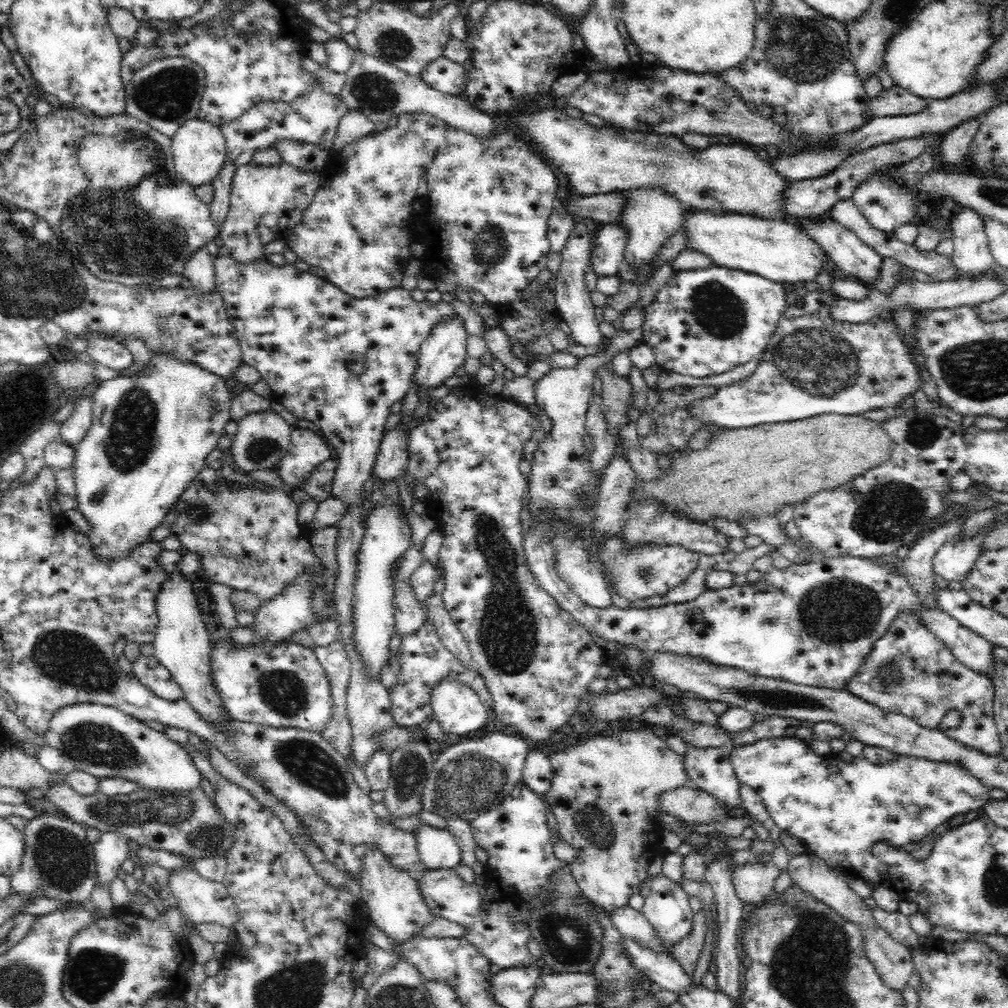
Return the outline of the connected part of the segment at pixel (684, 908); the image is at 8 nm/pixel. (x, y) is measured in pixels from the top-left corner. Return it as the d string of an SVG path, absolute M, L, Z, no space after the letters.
M661 871L644 878L640 883L639 894L644 898L642 913L654 927L656 937L664 941L664 945L676 945L681 938L687 936L695 914L690 907L689 895L682 889L680 883L676 883Z

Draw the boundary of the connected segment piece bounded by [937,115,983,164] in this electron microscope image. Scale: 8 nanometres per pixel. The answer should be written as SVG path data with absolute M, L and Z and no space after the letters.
M974 116L968 120L962 121L960 124L953 126L943 137L941 144L941 153L938 155L937 161L944 160L948 164L965 163L968 145L971 144L974 135L979 129L982 116Z

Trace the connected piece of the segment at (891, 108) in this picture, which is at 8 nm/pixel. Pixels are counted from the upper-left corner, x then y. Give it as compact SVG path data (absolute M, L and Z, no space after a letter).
M898 86L883 90L880 96L871 98L868 104L868 121L874 118L918 114L926 108L926 100L910 94Z

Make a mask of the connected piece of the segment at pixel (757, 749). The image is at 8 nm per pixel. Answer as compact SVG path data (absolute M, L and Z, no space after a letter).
M796 737L765 738L738 745L729 754L739 784L752 788L760 797L770 818L780 830L786 830L805 841L812 853L824 859L830 867L844 866L852 874L860 873L869 881L881 883L887 877L885 866L870 852L871 844L884 840L888 845L902 846L920 841L938 824L955 814L982 810L990 802L989 791L978 778L972 778L963 766L954 762L932 762L926 758L902 755L888 766L872 766L866 760L854 764L832 760L831 755L818 755L809 743Z

